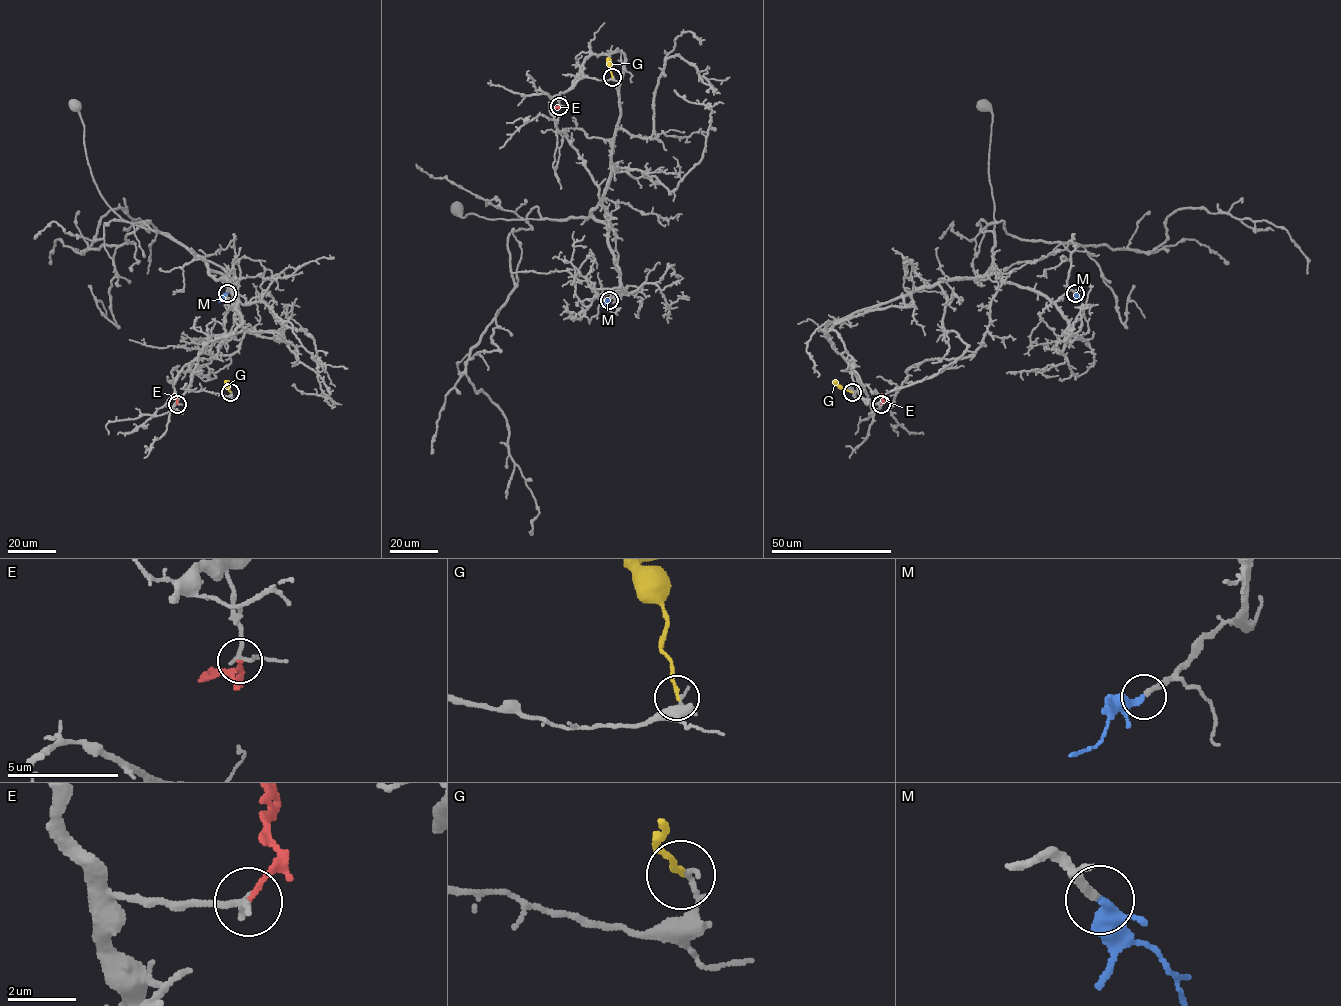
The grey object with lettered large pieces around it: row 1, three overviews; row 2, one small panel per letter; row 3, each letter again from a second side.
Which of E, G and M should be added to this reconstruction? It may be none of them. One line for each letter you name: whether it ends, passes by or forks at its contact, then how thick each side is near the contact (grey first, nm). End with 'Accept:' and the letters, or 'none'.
M: it ends | 240/260 nm
Accept: M

